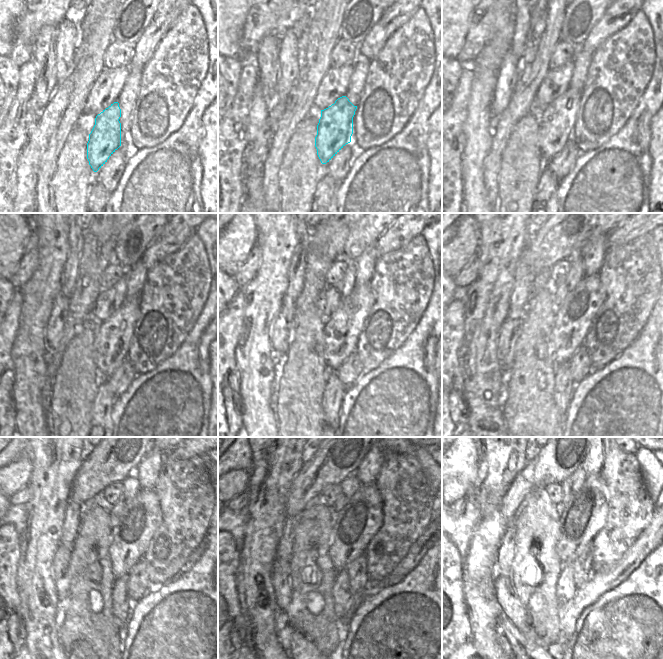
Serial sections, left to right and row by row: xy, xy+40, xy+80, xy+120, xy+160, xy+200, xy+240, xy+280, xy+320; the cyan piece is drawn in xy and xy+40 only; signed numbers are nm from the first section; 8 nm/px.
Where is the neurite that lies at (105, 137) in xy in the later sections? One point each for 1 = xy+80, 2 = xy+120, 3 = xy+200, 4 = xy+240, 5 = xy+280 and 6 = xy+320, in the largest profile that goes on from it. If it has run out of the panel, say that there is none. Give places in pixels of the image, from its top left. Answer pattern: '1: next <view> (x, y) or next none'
1: next xy+80 (558, 119)
2: next xy+120 (112, 337)
3: next xy+200 (570, 328)
4: next xy+240 (125, 550)
5: next xy+280 (368, 506)
6: next xy+320 (592, 500)

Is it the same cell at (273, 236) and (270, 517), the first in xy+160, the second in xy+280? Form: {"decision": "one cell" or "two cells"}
{"decision": "one cell"}

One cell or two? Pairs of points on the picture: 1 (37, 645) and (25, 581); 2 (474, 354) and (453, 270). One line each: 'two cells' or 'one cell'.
1: one cell
2: two cells

